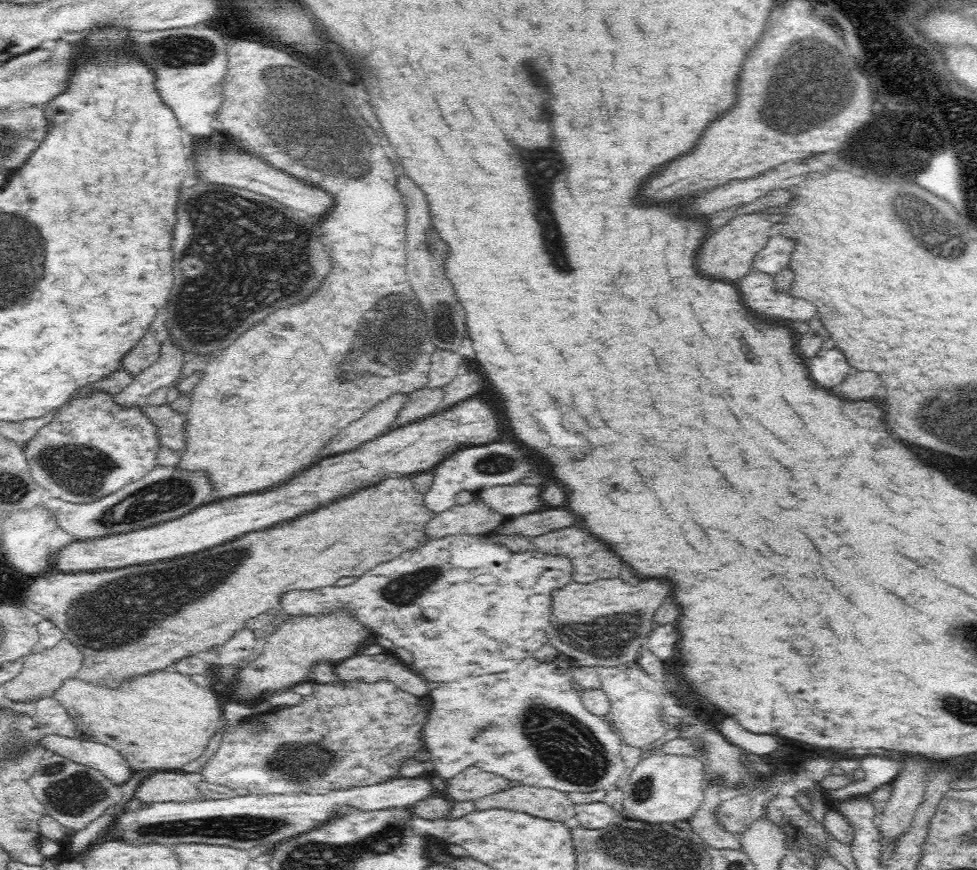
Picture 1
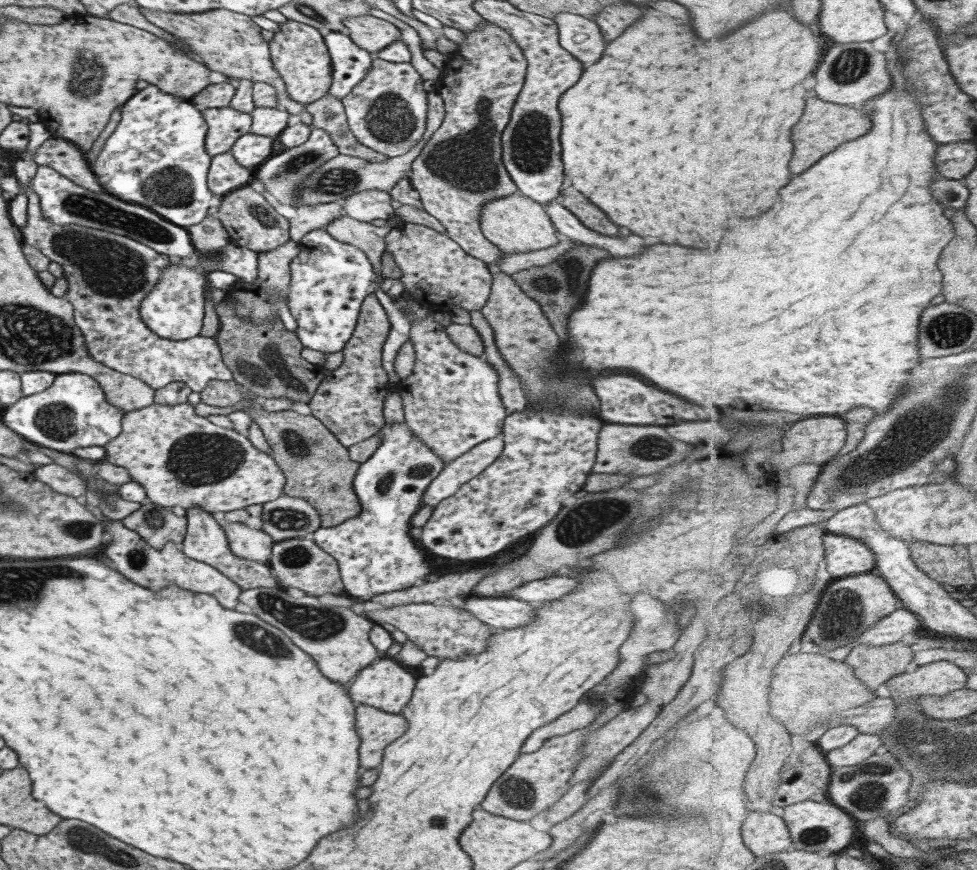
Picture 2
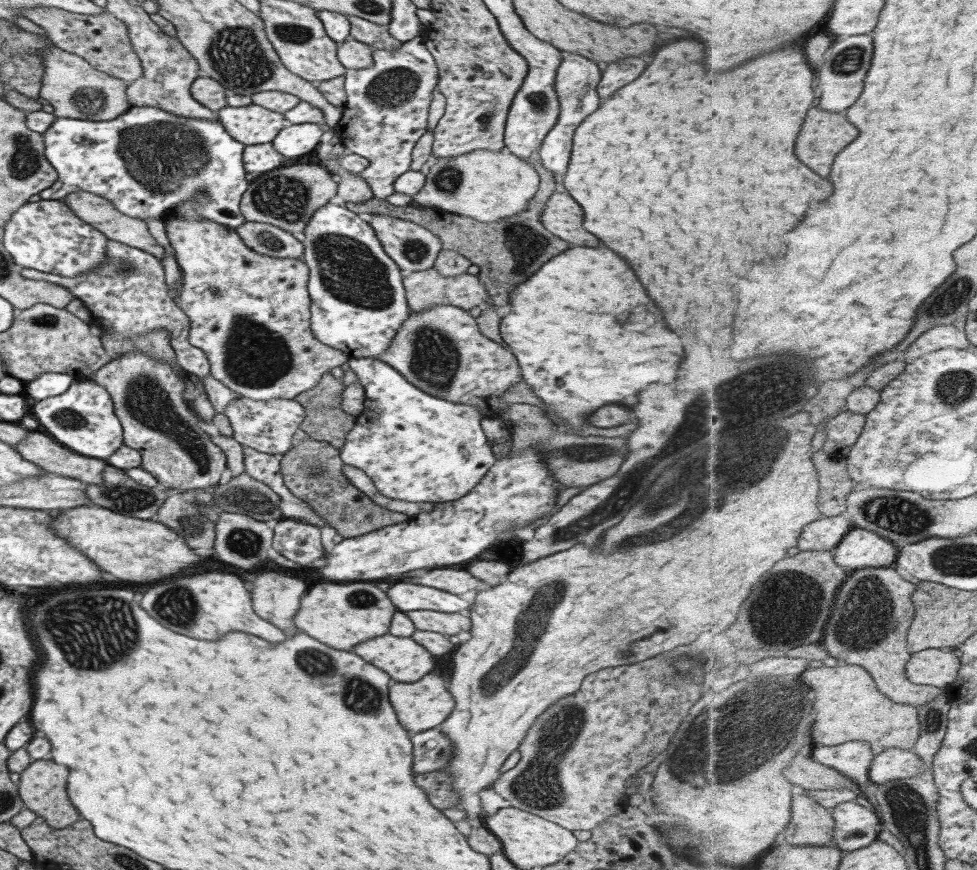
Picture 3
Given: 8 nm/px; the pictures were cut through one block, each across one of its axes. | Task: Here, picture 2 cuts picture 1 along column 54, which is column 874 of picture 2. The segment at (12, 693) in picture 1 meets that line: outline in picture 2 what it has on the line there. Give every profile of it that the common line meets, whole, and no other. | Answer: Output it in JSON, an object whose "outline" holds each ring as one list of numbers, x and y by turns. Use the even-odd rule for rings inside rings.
{"outline":[[900,640,882,646,857,644,846,661,876,691,884,682,890,683,898,675,914,668,914,658,916,654,912,645]]}

